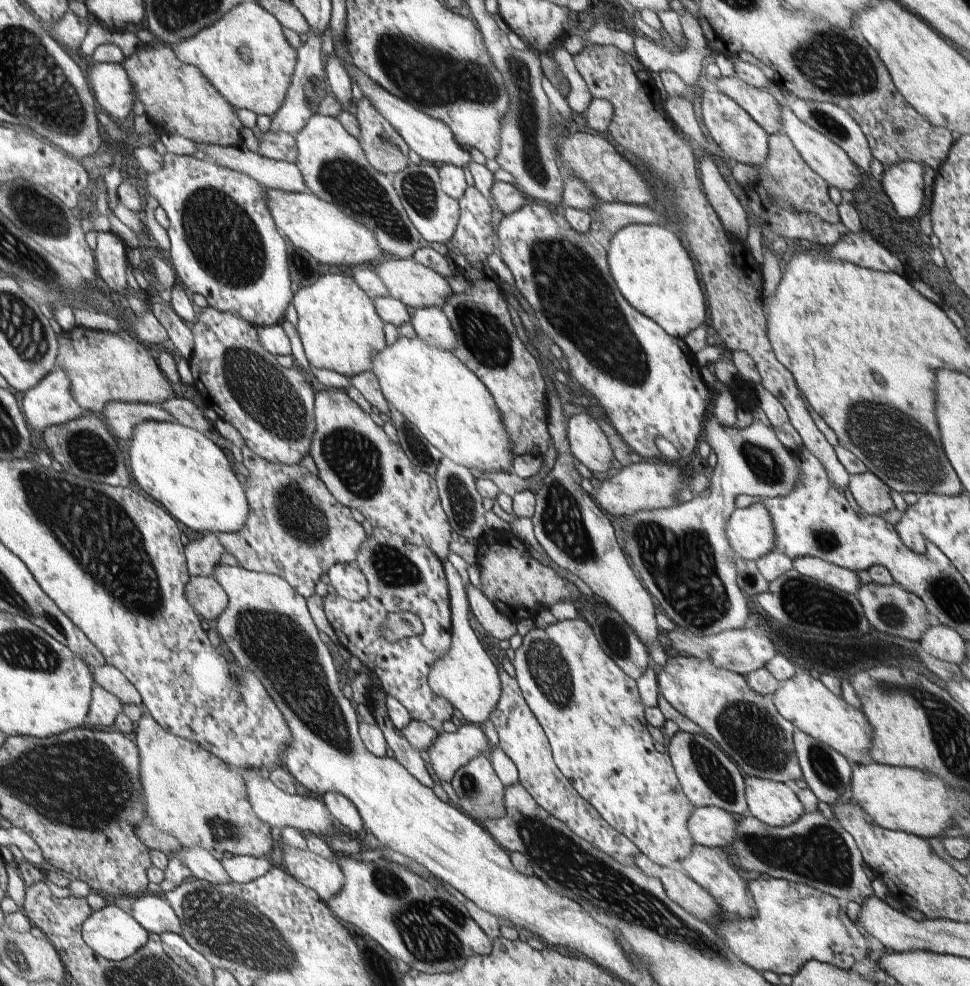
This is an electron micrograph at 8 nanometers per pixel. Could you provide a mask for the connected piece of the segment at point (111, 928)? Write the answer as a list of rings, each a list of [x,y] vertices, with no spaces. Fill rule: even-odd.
[[[116,905],[93,912],[81,930],[91,949],[111,961],[130,957],[150,940],[150,932]]]

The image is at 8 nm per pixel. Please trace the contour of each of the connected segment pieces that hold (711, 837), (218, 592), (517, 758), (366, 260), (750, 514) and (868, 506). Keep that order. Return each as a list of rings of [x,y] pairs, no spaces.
[[[696,807],[689,829],[696,844],[729,848],[736,838],[738,818],[720,807]]]
[[[212,575],[209,577],[192,577],[185,594],[191,605],[208,623],[212,624],[229,605],[229,596],[224,587]]]
[[[505,671],[501,674],[501,686],[501,700],[492,712],[490,720],[498,732],[499,747],[516,763],[519,784],[531,793],[532,798],[535,798],[544,810],[571,827],[580,838],[592,843],[598,850],[604,851],[620,864],[629,867],[636,866],[637,854],[642,853],[639,848],[625,834],[621,834],[619,830],[606,822],[603,815],[595,809],[595,806],[592,806],[592,803],[581,796],[572,782],[559,769],[553,758],[547,733],[531,711],[531,707],[527,705],[518,680],[510,677]]]
[[[268,189],[269,208],[278,229],[283,232],[294,248],[302,248],[312,254],[314,260],[326,266],[344,266],[354,268],[360,265],[373,267],[384,256],[385,250],[379,245],[379,240],[372,229],[364,223],[349,217],[336,203],[326,202],[312,193],[289,193],[278,189]]]
[[[762,501],[735,509],[728,522],[727,534],[733,549],[742,559],[757,561],[776,550],[775,524]]]
[[[870,471],[850,475],[849,489],[857,502],[857,507],[869,515],[878,515],[892,510],[891,488]]]

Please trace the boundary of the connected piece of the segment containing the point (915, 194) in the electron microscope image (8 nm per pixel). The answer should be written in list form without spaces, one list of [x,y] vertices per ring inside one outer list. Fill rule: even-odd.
[[[904,161],[885,169],[880,178],[884,192],[889,196],[901,218],[914,218],[924,211],[923,165],[914,161]]]

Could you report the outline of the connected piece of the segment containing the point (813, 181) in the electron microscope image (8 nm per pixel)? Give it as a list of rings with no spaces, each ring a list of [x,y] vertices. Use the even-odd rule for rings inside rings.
[[[780,132],[769,136],[769,154],[766,162],[754,168],[762,177],[762,181],[755,183],[756,186],[764,187],[772,198],[774,196],[786,197],[798,210],[814,212],[822,220],[832,224],[841,222],[839,208],[829,197],[829,184],[808,166],[786,133]]]

